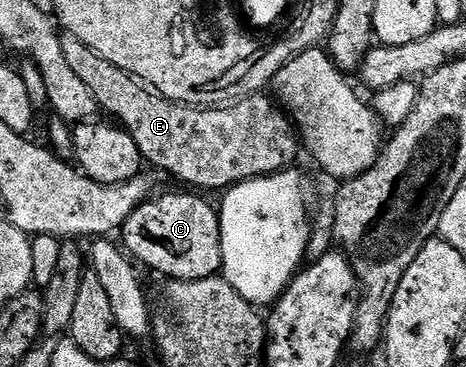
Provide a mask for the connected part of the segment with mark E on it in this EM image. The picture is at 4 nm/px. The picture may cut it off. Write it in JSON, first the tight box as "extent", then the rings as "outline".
{"extent":[60,35,298,191],"outline":[[[67,35],[61,36],[60,42],[62,43],[62,51],[66,55],[66,63],[70,63],[70,67],[74,70],[78,79],[82,79],[82,83],[86,83],[86,87],[90,87],[90,95],[94,95],[97,106],[101,110],[104,109],[109,113],[113,122],[119,123],[124,130],[126,130],[134,139],[134,143],[138,143],[138,151],[141,158],[145,162],[148,161],[153,170],[159,171],[169,178],[177,177],[180,181],[185,181],[185,186],[191,187],[196,191],[205,191],[204,189],[220,189],[219,191],[227,191],[232,186],[249,181],[252,177],[269,177],[272,173],[279,173],[281,169],[287,169],[293,164],[292,161],[296,157],[296,145],[298,149],[298,134],[294,128],[293,122],[290,120],[289,114],[285,113],[280,108],[279,104],[271,96],[268,95],[253,95],[251,97],[242,97],[239,101],[229,104],[227,107],[193,107],[183,103],[170,101],[166,97],[161,97],[159,93],[148,88],[143,81],[138,77],[132,76],[122,67],[118,67],[114,63],[110,63],[106,59],[102,59],[97,55],[93,49],[88,49],[86,43],[82,43],[77,37],[69,37]]]}

